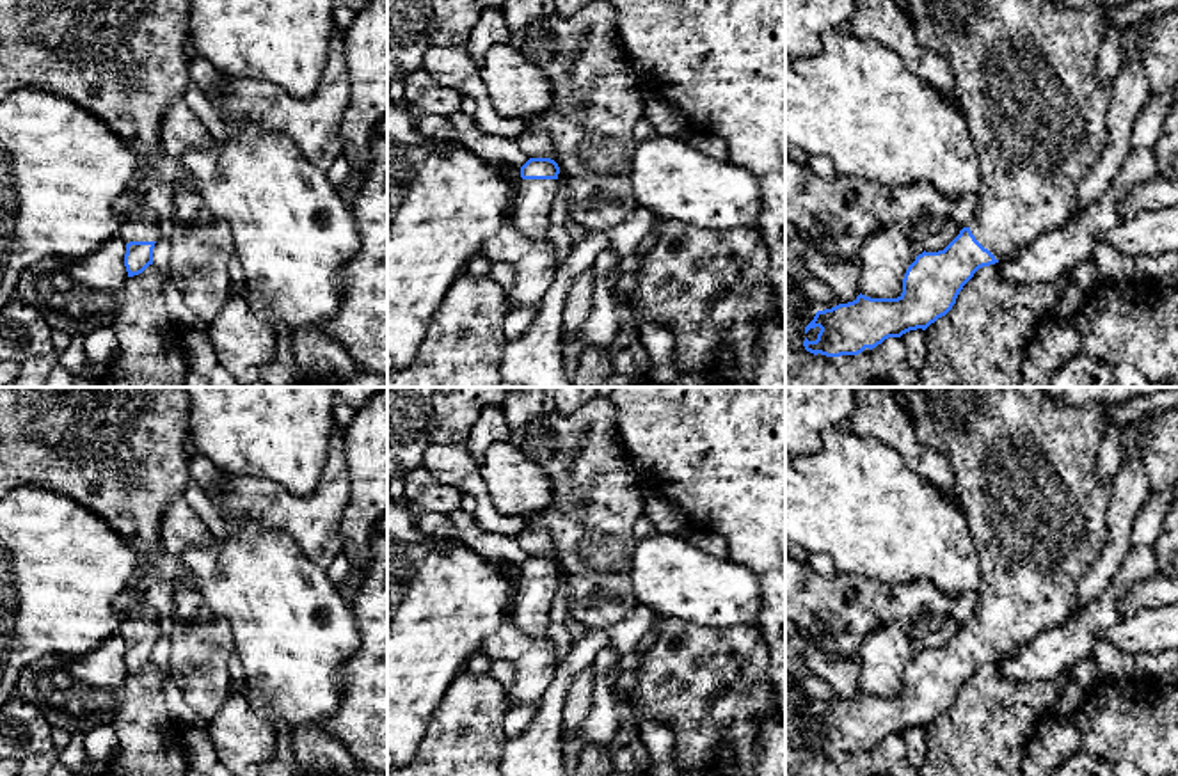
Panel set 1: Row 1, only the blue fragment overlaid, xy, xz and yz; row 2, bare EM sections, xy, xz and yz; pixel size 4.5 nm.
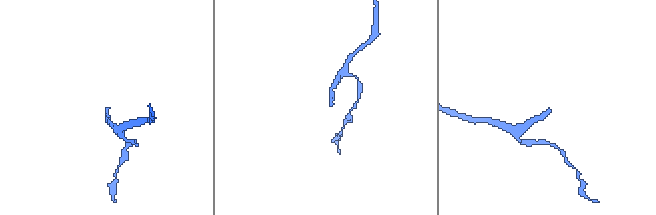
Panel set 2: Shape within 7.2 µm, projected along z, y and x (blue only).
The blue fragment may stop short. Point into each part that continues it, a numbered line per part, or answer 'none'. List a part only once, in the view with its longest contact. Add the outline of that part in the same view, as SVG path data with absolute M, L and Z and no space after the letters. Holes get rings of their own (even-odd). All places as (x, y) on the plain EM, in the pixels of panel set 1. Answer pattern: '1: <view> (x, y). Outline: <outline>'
1: yz (1026, 466). Outline: M901 387L906 394L904 412L911 419L913 432L919 440L933 451L945 456L954 467L954 499L967 519L974 545L979 558L979 602L975 616L968 623L975 637L988 646L995 657L1006 655L1018 646L1025 646L1039 632L1066 623L1077 609L1079 582L1087 570L1096 563L1107 540L1107 515L1114 497L1112 485L1098 478L1098 449L1105 437L1103 405L1070 407L1057 400L1050 400L1041 387Z

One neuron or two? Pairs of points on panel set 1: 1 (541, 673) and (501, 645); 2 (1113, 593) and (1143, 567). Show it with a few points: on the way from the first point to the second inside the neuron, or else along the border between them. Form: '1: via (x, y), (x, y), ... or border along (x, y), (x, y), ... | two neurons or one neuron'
1: via (532, 665), (510, 645) | one neuron
2: via (1120, 586), (1136, 570) | one neuron

